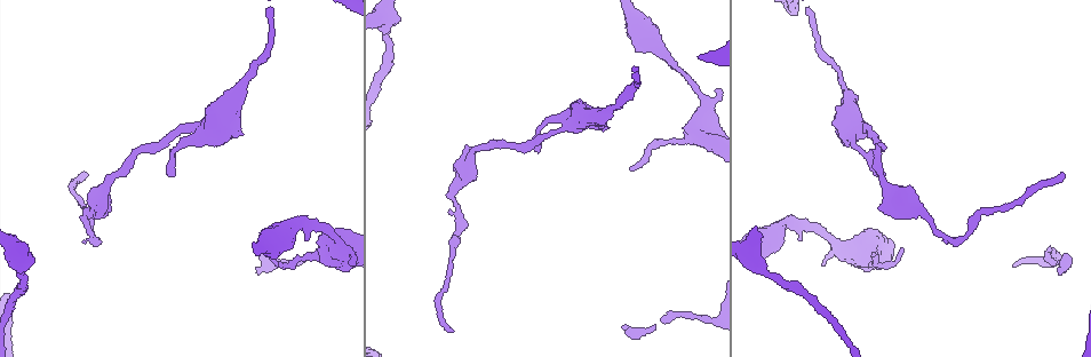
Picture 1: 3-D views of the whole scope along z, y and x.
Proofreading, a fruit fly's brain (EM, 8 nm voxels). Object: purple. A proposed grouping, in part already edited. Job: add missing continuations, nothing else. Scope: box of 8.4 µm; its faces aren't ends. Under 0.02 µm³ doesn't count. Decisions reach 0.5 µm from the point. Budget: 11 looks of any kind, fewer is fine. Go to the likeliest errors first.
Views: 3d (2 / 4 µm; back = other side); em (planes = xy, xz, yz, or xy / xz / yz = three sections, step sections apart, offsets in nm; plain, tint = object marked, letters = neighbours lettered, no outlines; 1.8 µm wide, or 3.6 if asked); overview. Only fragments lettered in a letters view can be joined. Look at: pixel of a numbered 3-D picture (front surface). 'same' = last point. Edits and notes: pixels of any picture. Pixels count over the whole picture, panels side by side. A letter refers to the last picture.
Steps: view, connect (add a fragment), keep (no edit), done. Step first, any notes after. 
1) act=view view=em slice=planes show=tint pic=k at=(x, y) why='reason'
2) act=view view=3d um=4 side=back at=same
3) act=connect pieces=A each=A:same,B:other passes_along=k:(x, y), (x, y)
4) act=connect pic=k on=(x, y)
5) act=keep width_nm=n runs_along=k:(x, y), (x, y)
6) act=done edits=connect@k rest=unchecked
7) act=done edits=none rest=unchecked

act=view view=3d um=4 pic=1 at=(306, 237) why='an open end'

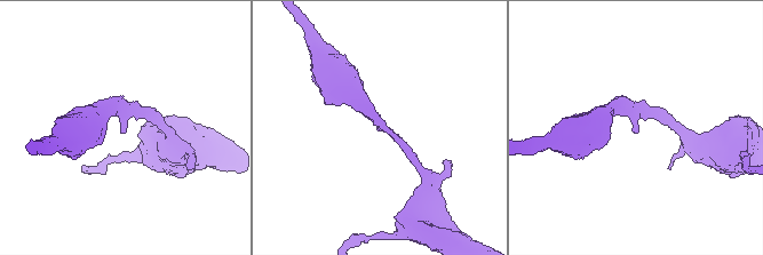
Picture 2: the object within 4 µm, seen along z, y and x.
act=view view=em slice=planes show=letters pic=2 at=(120, 130) why='shape alone is not enough'

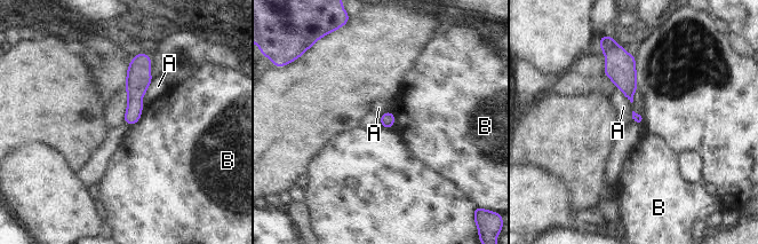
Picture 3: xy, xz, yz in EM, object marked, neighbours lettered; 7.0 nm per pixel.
act=keep longest_contact=A:200nm each=A:other,B:other found='no lettered fragment goes on from it'

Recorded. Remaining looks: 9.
act=view view=3d um=2 pic=1 at=(452, 329) why='thin end'

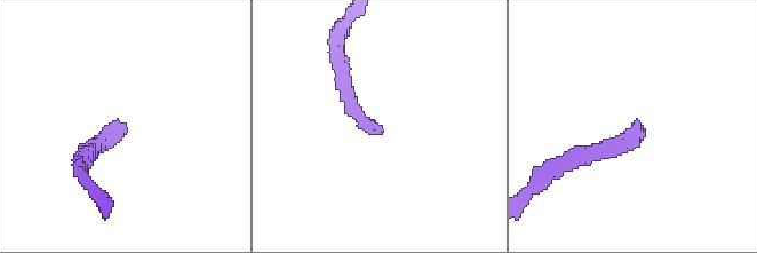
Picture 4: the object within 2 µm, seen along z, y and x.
act=view view=em um=3.6 slice=xy step=8 show=letters pic=4 at=(126, 127)

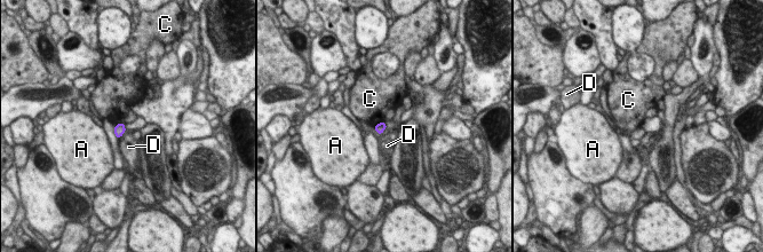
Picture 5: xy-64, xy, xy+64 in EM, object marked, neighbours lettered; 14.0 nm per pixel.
act=keep each=A:other,C:other,D:other border=5:(382, 121), (373, 126) found='none of them fits'

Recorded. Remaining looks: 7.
act=view view=em um=3.6 slice=xz step=8 show=letters pic=1 at=(631, 167) why='free end'

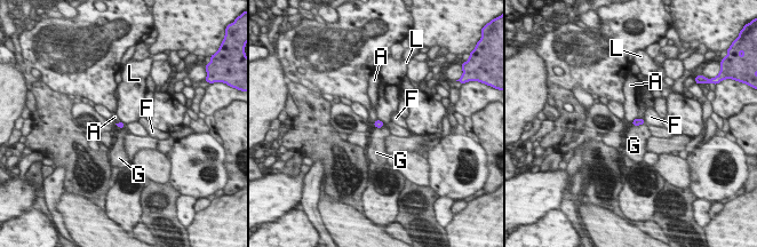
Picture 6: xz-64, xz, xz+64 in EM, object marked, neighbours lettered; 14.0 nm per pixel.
act=keep each=A:other,F:other,G:other,L:other border=6:(636, 118), (631, 122) found='no lettered fragment goes on from it'

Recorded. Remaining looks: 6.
act=view view=em slice=planes show=letters pic=1 at=(539, 149) why='an open end'

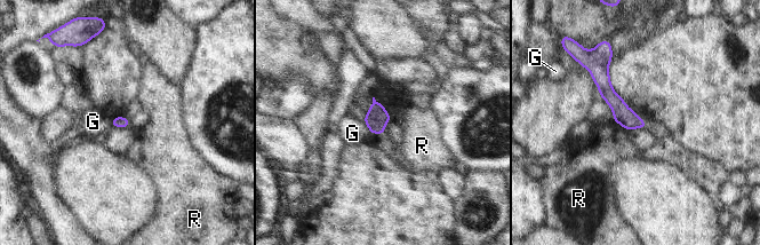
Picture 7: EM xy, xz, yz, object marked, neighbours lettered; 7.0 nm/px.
act=keep longest_contact=R:200nm each=G:other,R:other border=7:(374, 96), (391, 119) found='no lettered fragment goes on from it'

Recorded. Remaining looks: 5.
act=done edits=none rest=unchecked

